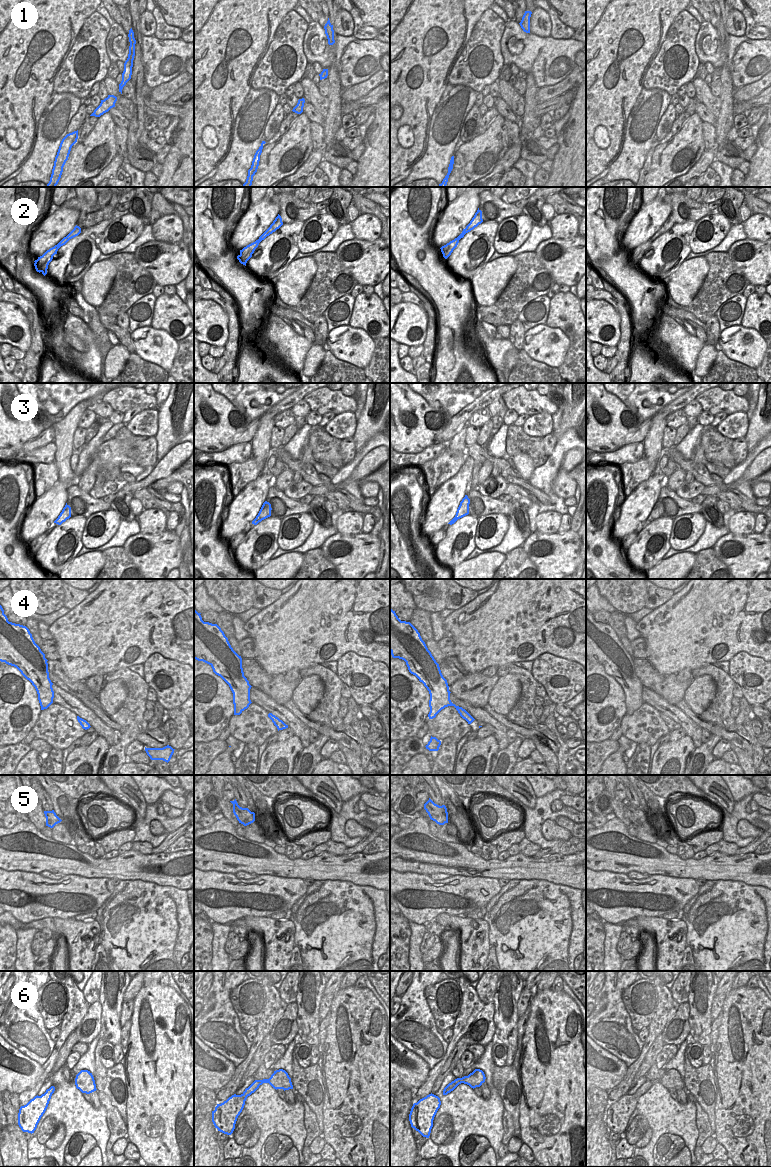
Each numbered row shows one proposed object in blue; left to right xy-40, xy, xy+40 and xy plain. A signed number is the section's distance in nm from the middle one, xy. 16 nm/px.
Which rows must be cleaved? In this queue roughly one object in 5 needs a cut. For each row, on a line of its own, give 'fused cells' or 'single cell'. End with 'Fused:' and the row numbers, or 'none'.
1: single cell
2: fused cells
3: single cell
4: single cell
5: single cell
6: single cell
Fused: 2

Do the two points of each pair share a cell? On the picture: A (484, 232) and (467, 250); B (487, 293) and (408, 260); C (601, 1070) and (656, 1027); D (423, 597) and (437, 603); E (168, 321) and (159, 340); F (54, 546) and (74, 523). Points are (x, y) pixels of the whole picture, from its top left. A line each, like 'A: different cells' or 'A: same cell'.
A: same cell
B: different cells
C: different cells
D: same cell
E: different cells
F: same cell

